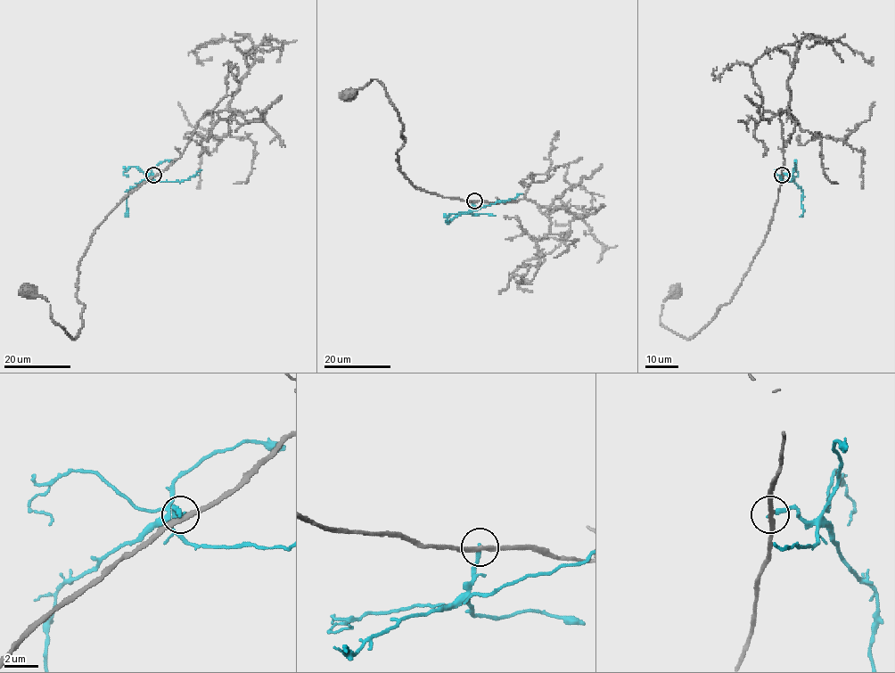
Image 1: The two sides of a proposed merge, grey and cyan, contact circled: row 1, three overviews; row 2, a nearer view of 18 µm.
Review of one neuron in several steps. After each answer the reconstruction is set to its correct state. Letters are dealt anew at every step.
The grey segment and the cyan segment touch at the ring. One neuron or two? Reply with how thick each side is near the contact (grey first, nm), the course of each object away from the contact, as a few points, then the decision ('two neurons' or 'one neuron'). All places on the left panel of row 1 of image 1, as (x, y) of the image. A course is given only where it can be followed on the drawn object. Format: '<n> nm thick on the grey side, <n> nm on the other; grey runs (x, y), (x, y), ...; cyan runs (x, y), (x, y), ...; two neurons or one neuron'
240 nm thick on the grey side, 240 nm on the other; grey runs (153, 176), (92, 235), (78, 264), (76, 298), (84, 305), (76, 337), (51, 318), (44, 298), (28, 292); cyan runs (153, 176), (151, 176), (158, 181), (184, 181), (201, 170); two neurons

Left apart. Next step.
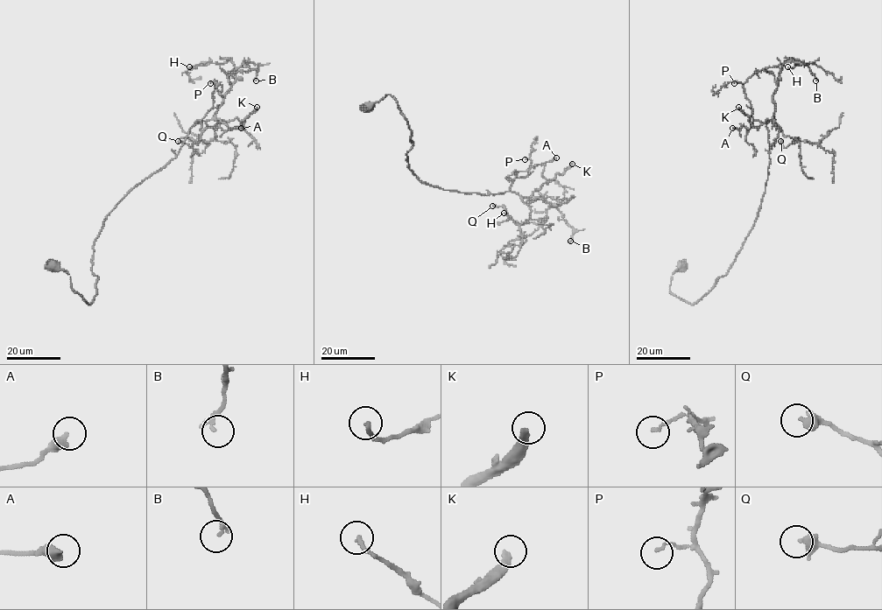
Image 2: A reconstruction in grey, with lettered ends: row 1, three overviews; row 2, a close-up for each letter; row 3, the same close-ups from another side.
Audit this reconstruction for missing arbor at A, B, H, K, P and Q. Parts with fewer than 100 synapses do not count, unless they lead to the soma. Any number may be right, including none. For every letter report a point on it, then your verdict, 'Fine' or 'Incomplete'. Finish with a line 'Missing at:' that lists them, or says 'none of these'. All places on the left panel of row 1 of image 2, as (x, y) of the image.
A: Place: (241, 128). Fine
B: Place: (256, 80). Fine
H: Place: (189, 66). Fine
K: Place: (257, 107). Incomplete
P: Place: (210, 83). Fine
Q: Place: (178, 141). Fine
Missing at: K

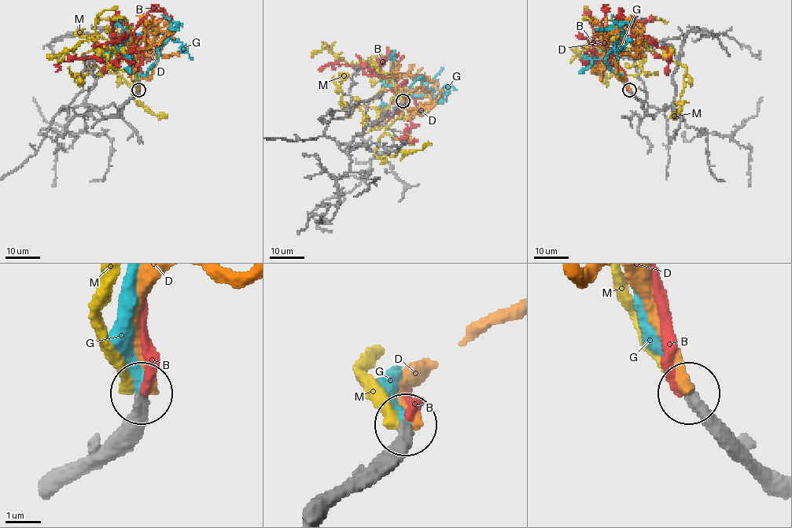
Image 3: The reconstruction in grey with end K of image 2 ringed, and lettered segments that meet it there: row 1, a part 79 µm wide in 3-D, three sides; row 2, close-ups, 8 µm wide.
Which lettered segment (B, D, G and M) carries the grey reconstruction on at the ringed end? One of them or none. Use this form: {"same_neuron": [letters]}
{"same_neuron": ["G"]}

